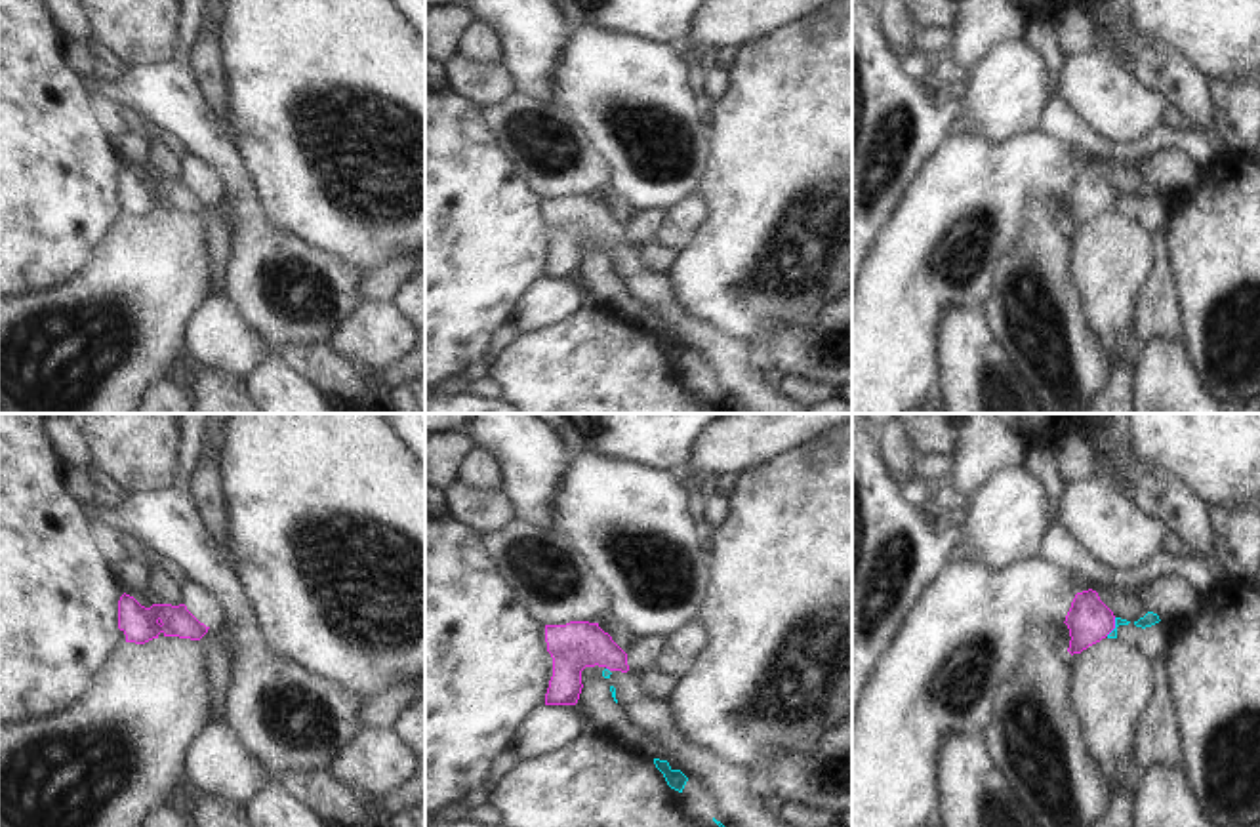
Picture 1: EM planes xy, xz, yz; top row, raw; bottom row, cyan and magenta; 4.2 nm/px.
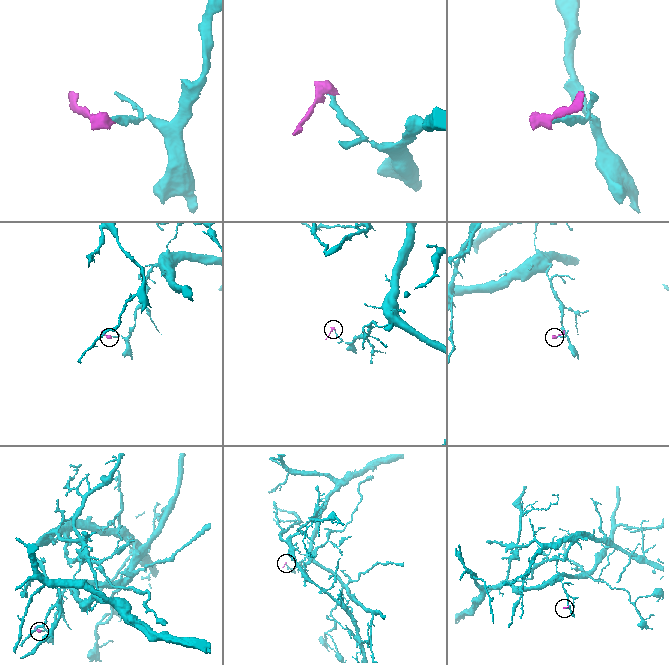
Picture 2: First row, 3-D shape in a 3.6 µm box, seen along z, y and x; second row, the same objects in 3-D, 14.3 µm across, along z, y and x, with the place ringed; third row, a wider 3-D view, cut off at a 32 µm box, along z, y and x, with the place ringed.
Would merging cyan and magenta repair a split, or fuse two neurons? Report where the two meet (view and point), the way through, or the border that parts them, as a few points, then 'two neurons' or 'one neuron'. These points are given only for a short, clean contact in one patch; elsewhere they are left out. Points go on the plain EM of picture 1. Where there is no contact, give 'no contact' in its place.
contact yz (1116, 201); way yz (1117, 193), (1116, 201), (1089, 193); one neuron

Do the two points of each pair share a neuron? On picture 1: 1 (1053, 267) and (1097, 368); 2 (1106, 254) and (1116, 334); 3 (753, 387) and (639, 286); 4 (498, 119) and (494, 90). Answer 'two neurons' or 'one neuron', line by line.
1: one neuron
2: one neuron
3: one neuron
4: two neurons

